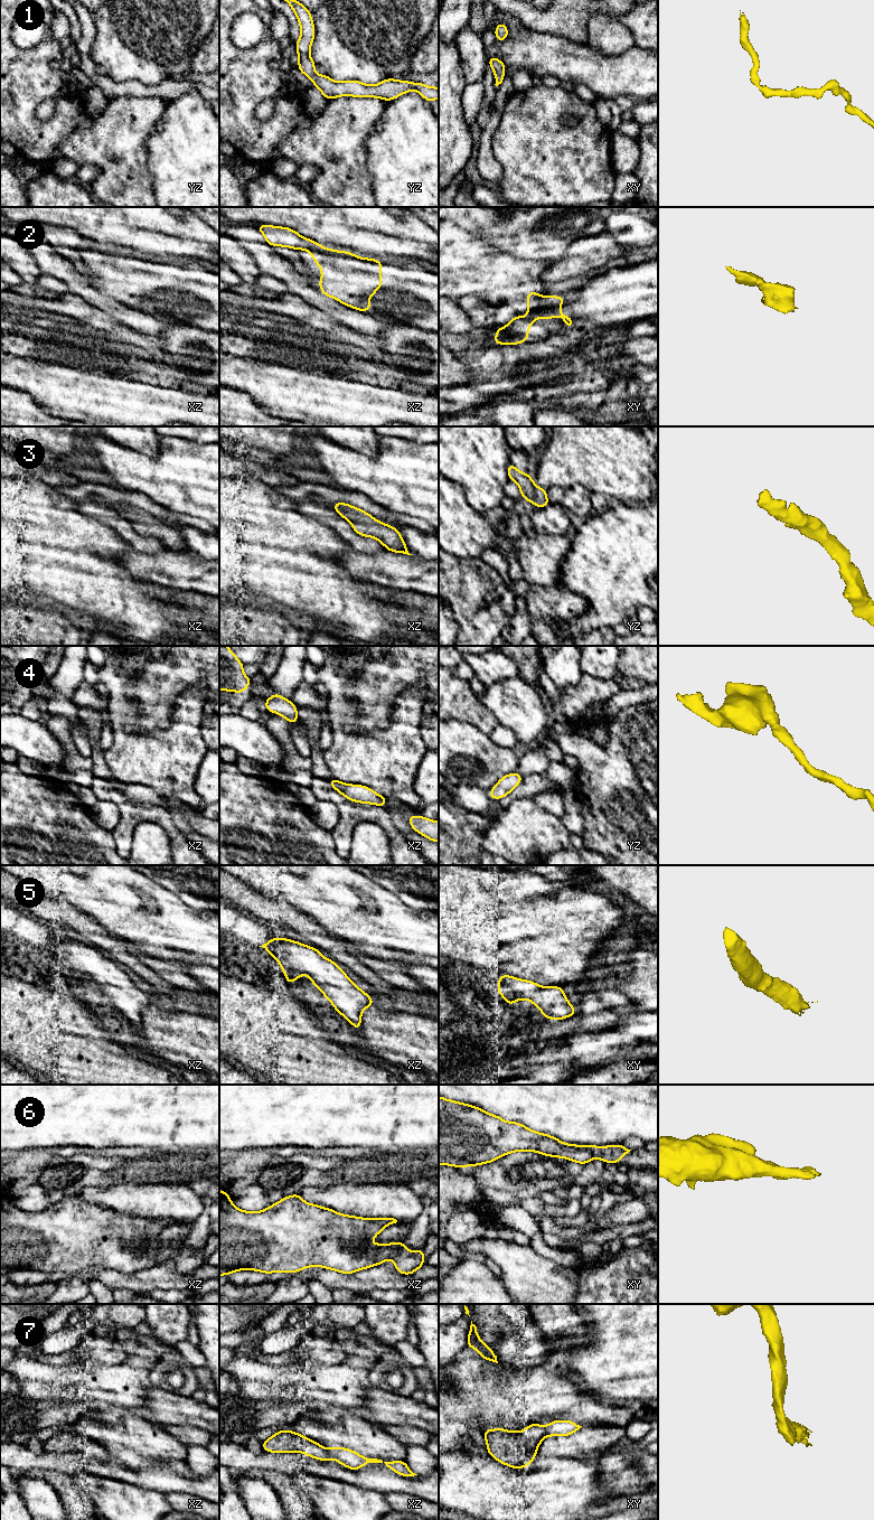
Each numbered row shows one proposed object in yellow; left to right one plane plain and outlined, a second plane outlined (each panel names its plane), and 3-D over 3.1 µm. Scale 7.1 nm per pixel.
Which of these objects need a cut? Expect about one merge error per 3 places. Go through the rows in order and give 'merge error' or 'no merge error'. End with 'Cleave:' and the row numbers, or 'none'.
1: no merge error
2: merge error
3: no merge error
4: no merge error
5: no merge error
6: no merge error
7: merge error
Cleave: 2, 7

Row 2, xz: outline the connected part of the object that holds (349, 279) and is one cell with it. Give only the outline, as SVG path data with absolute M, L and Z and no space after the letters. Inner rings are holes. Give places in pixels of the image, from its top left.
M330 248L309 252L322 273L322 294L360 311L372 309L366 300L382 288L382 261Z

